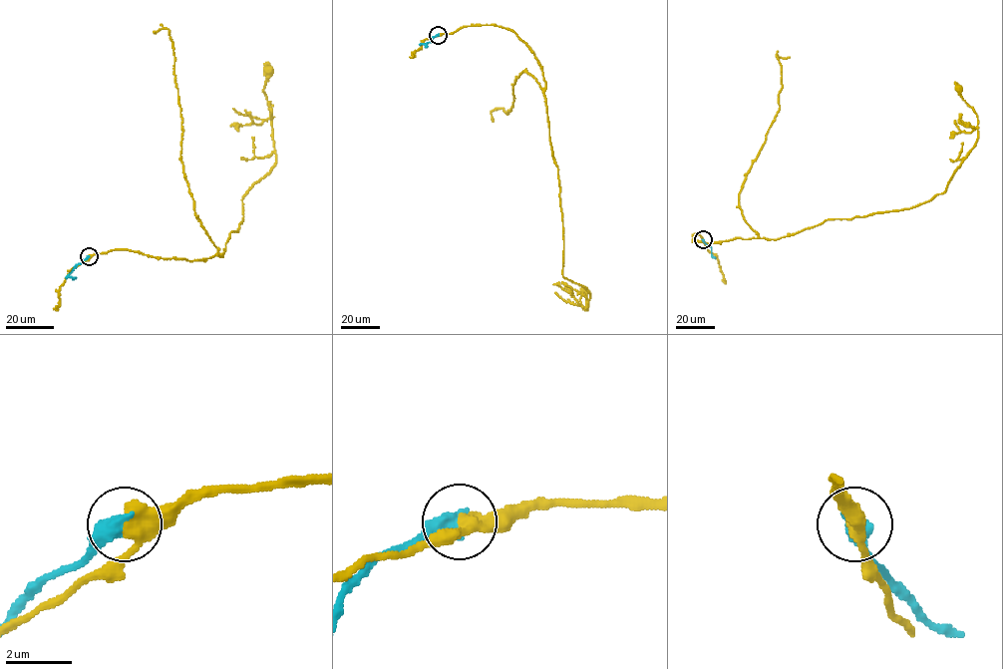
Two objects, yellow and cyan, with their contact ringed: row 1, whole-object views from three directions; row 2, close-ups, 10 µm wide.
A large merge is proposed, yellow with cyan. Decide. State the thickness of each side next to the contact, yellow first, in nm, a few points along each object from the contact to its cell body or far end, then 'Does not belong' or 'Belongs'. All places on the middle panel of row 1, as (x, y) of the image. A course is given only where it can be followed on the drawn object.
Thickness 420 nm (yellow) against 550 nm. Course of yellow: (438, 35), (499, 26), (533, 53), (545, 83), (557, 167), (563, 276), (590, 293), (586, 310), (583, 291). Course of cyan: (438, 35), (422, 43), (425, 47). Does not belong

